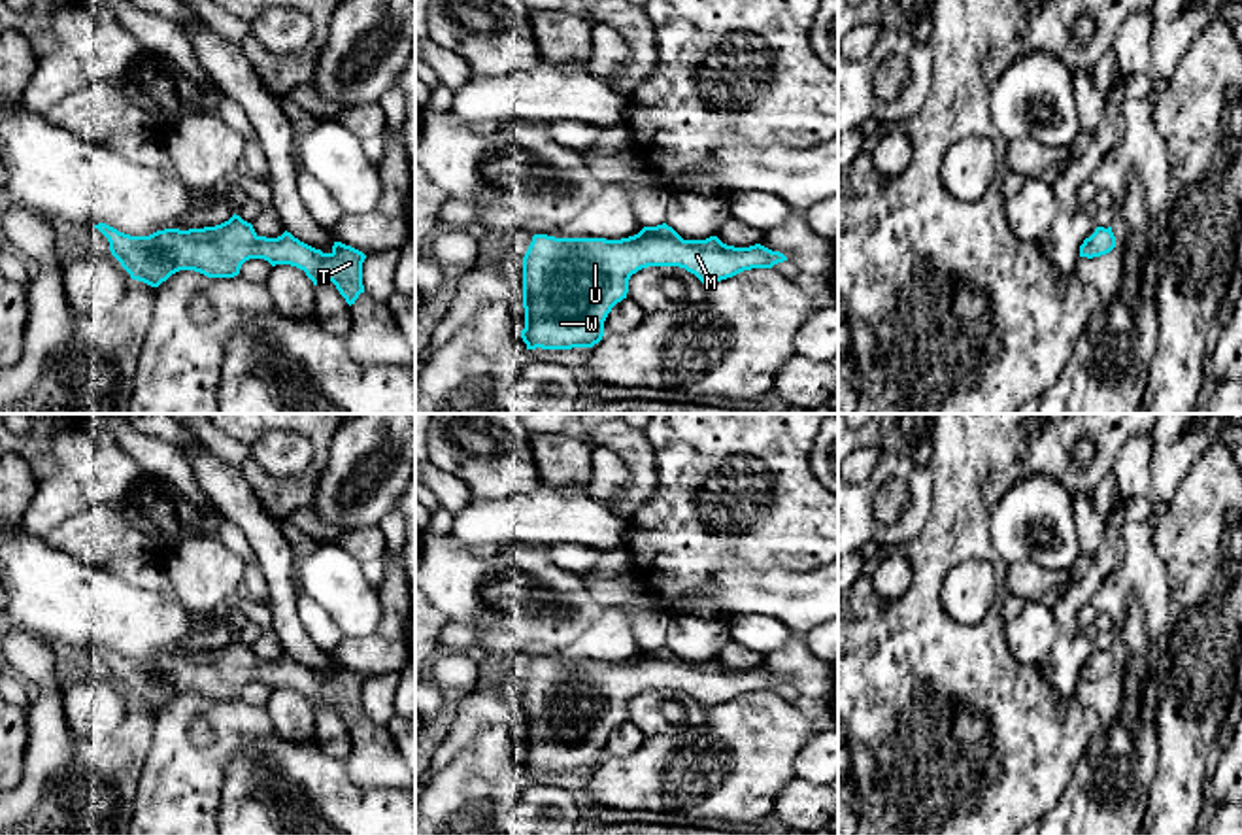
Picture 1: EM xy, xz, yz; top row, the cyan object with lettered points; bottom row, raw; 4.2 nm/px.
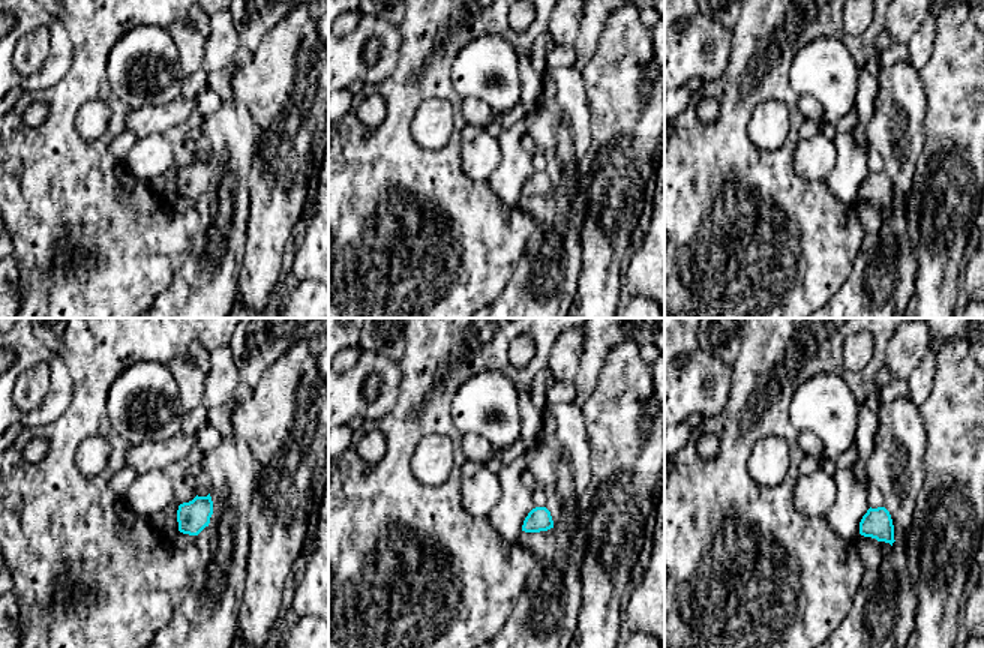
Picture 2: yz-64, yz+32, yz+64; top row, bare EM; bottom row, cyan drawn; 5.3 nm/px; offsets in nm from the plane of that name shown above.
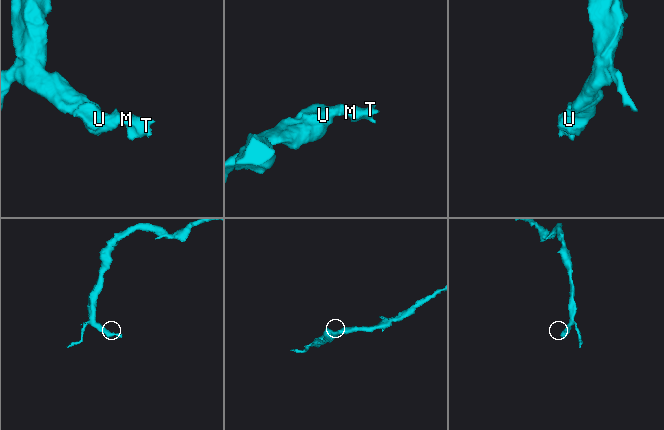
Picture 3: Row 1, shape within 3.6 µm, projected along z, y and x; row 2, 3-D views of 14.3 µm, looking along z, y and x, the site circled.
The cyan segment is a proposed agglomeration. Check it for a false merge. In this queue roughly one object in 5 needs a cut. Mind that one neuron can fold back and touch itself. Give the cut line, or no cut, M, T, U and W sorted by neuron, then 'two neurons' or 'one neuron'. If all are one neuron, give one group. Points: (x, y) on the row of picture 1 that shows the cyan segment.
no cut | M T U W | one neuron

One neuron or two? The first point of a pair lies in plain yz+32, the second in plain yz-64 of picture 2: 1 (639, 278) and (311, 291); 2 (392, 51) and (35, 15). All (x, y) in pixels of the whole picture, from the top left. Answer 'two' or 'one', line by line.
1: two
2: one

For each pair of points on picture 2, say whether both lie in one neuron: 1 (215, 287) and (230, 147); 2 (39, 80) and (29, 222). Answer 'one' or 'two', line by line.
1: one
2: two

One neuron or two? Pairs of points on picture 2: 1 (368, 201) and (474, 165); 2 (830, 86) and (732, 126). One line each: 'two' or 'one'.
1: two
2: two

